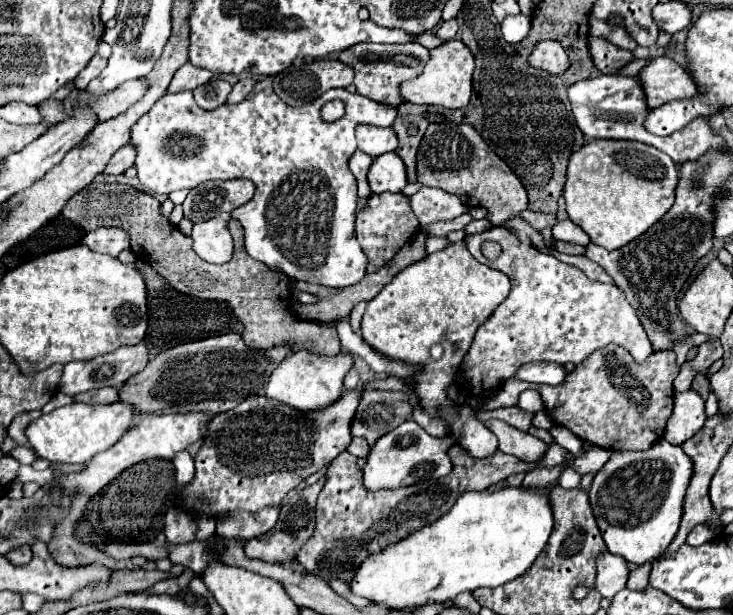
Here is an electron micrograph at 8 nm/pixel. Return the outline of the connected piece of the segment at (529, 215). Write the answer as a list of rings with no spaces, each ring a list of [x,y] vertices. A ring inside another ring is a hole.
[[[526,209],[524,213],[520,213],[520,217],[524,217],[524,221],[528,221],[528,223],[532,223],[532,227],[536,231],[540,231],[544,227],[552,227],[556,223],[556,217],[554,215],[540,213],[540,211],[530,211],[530,209]]]

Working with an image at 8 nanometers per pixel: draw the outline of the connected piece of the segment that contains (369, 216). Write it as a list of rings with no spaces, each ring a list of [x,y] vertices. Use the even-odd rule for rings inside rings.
[[[390,191],[370,195],[364,209],[358,211],[356,215],[356,235],[364,253],[370,259],[368,271],[376,271],[380,269],[380,265],[386,265],[400,251],[400,247],[408,243],[408,239],[416,233],[416,229],[418,229],[418,219],[410,209],[410,197],[406,197],[404,193],[390,193]]]

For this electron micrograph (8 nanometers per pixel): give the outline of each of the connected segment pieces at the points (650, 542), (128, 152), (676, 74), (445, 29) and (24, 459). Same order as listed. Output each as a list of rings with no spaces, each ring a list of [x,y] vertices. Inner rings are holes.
[[[666,439],[656,441],[646,451],[612,451],[606,465],[594,475],[588,491],[590,507],[608,551],[636,565],[650,563],[650,559],[664,553],[680,527],[690,479],[692,459]]]
[[[124,145],[122,149],[118,149],[118,151],[112,155],[112,159],[110,159],[110,163],[106,165],[106,169],[102,171],[102,175],[120,175],[120,173],[124,173],[128,167],[132,167],[132,165],[134,165],[134,151],[132,151],[132,147]]]
[[[658,57],[650,61],[638,73],[640,85],[646,95],[648,107],[660,107],[672,99],[692,97],[696,93],[696,85],[684,67],[668,57]]]
[[[450,19],[450,21],[444,21],[440,29],[436,29],[436,35],[438,35],[442,41],[448,41],[448,39],[456,37],[456,31],[458,31],[458,21],[456,21],[456,19]]]
[[[14,445],[14,449],[10,451],[10,455],[14,459],[18,459],[20,465],[32,465],[38,459],[38,455],[34,451],[30,451],[28,447],[22,447],[22,445]]]

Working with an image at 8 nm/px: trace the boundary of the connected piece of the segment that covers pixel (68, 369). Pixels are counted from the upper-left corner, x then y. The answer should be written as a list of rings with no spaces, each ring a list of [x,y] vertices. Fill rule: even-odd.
[[[144,343],[132,345],[132,347],[122,347],[120,351],[90,359],[90,361],[72,361],[68,365],[64,365],[64,375],[62,381],[58,385],[58,391],[62,391],[64,395],[78,395],[84,391],[92,391],[92,389],[102,389],[102,387],[120,387],[122,383],[126,383],[132,375],[140,373],[148,363],[148,349]]]

